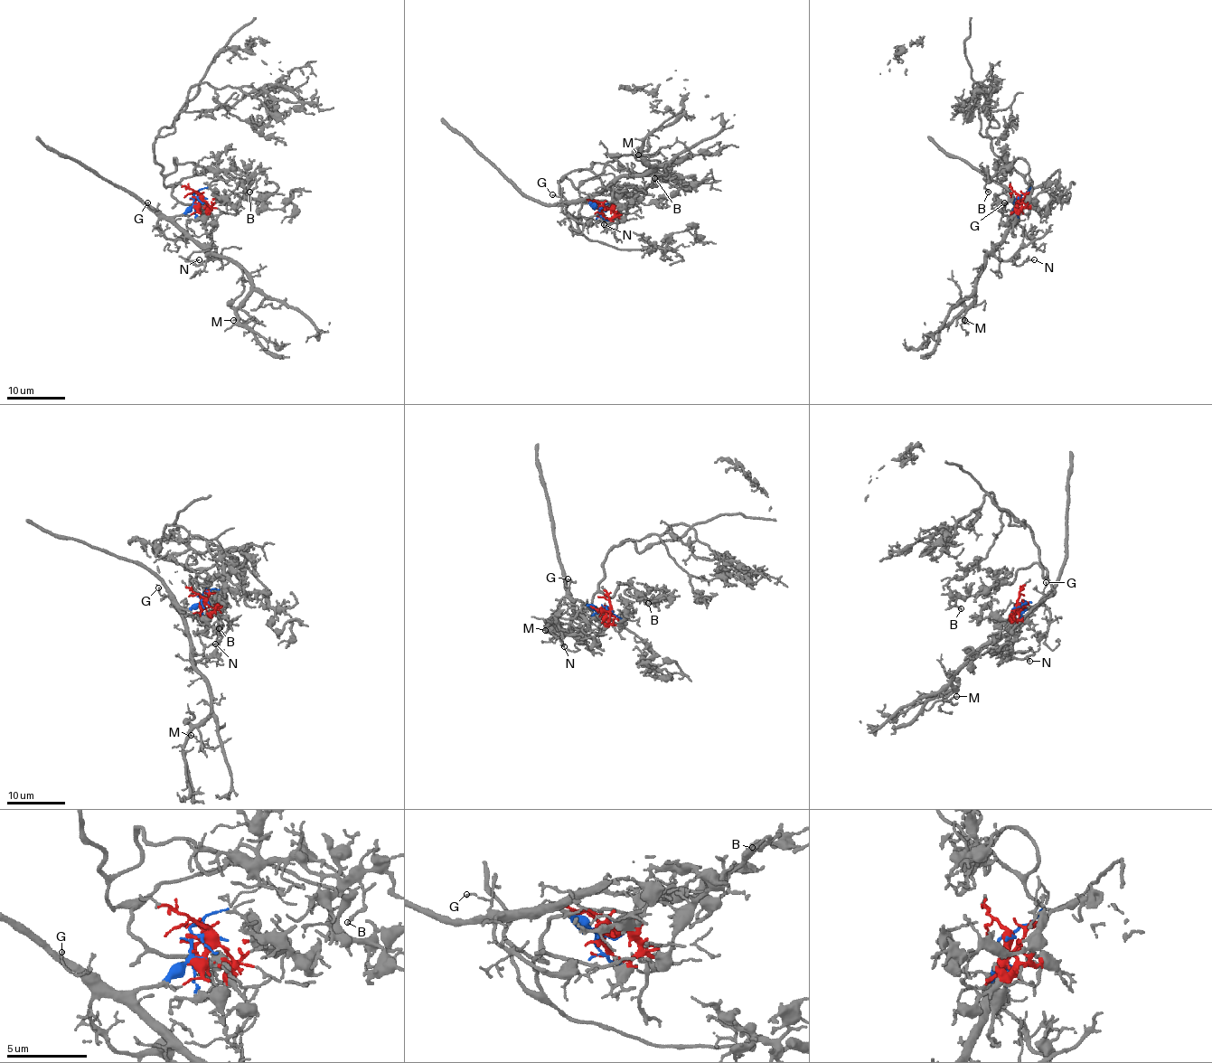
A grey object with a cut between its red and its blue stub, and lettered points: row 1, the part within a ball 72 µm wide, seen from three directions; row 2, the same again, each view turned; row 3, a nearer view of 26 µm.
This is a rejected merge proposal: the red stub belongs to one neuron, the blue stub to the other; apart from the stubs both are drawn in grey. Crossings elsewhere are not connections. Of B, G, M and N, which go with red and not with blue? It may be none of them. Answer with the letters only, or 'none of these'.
B

